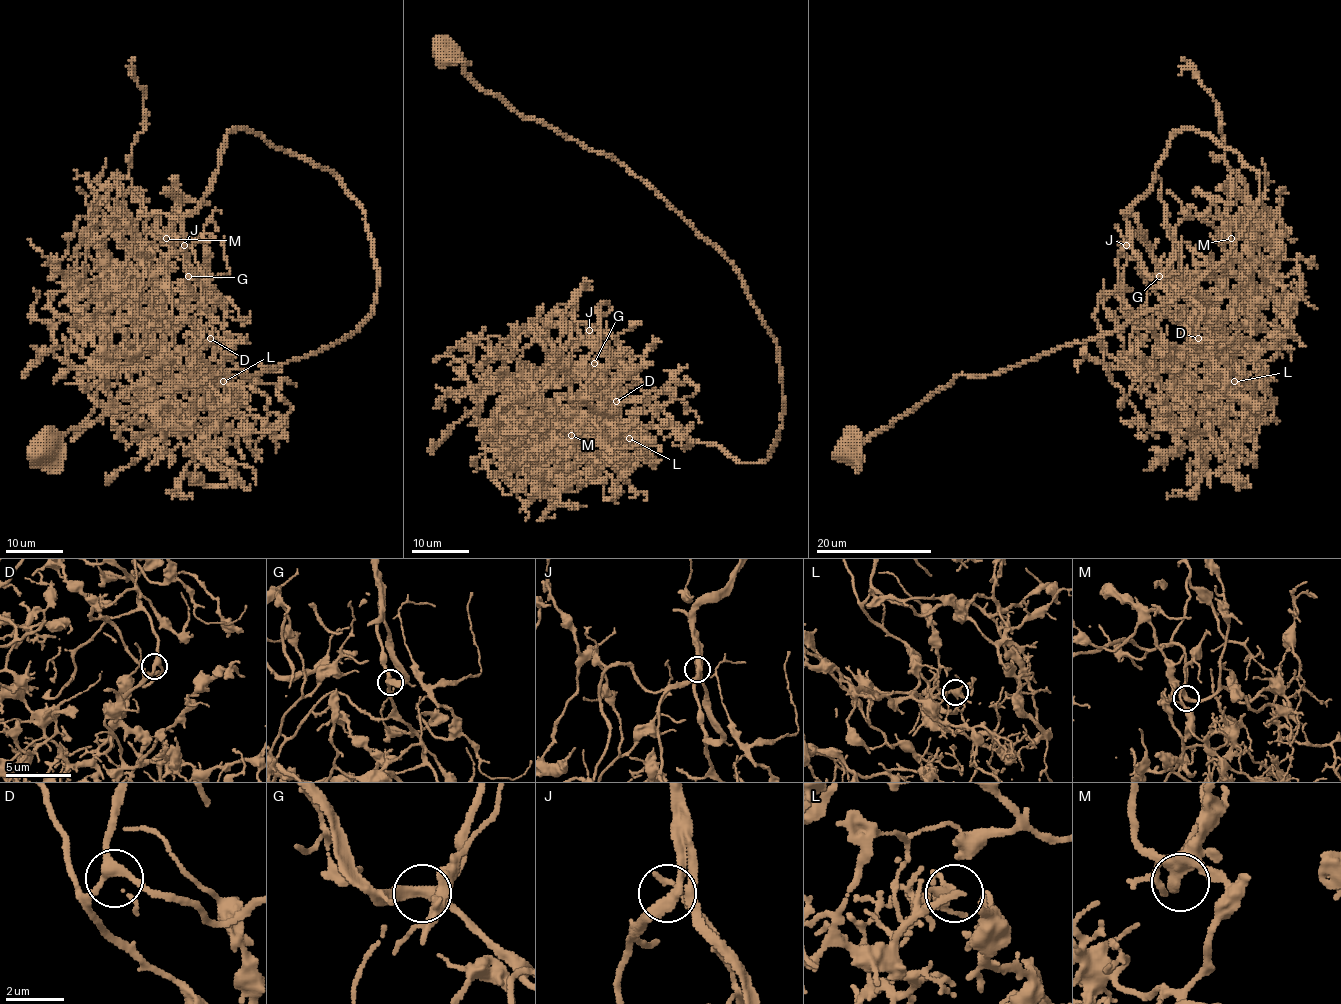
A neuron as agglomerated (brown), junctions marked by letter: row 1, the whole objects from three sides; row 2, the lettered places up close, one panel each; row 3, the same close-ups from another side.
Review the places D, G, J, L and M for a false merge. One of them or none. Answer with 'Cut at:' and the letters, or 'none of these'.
Cut at: none of these

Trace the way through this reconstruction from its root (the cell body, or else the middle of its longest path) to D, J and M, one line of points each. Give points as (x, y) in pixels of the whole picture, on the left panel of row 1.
D: (46, 448), (163, 391), (313, 355), (373, 312), (360, 205), (249, 130), (226, 136), (183, 220), (210, 338)
J: (46, 448), (163, 391), (313, 355), (373, 312), (360, 205), (249, 130), (226, 136), (184, 244)
M: (46, 448), (373, 312), (360, 205), (249, 130), (183, 220), (193, 276), (154, 213), (166, 238)

